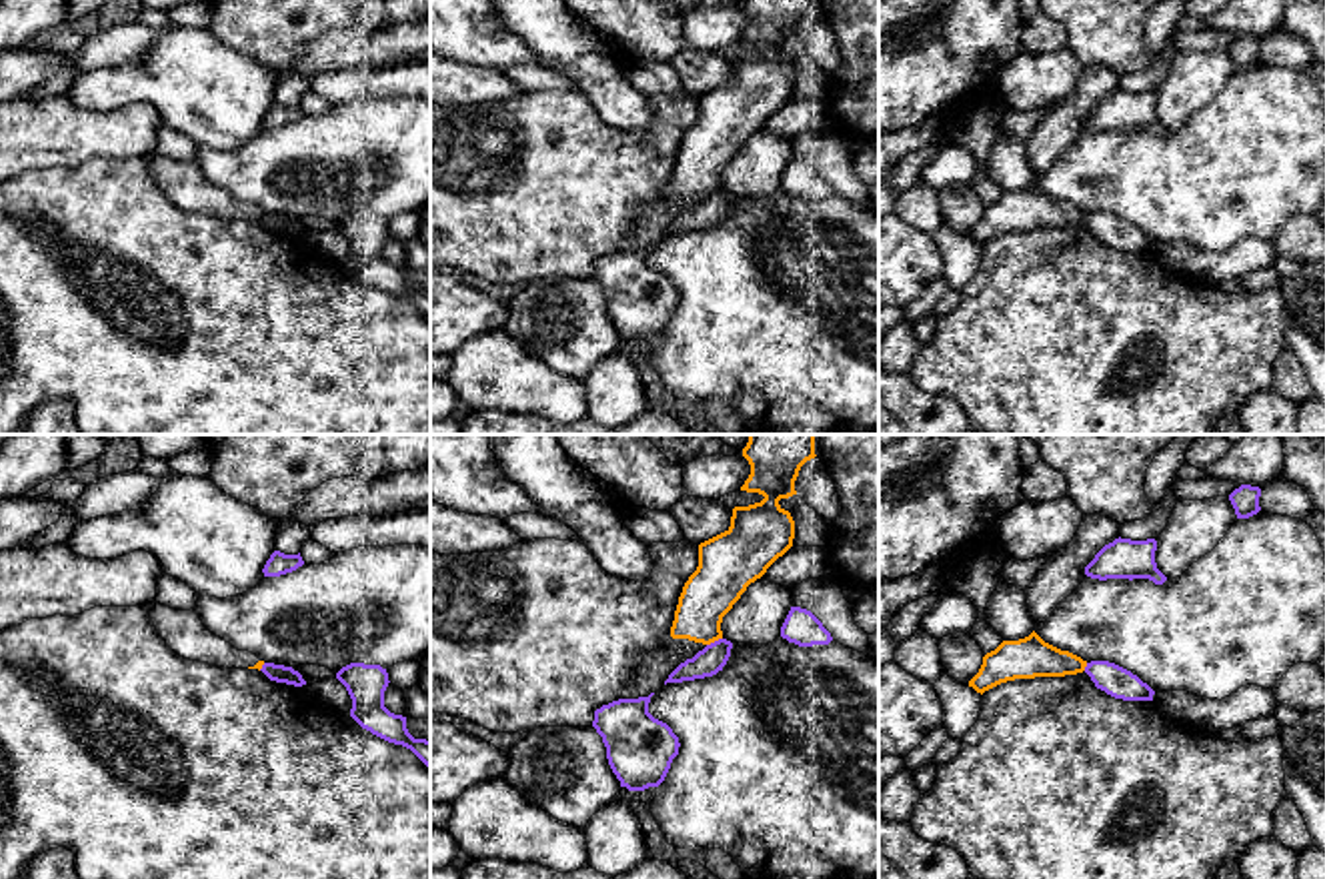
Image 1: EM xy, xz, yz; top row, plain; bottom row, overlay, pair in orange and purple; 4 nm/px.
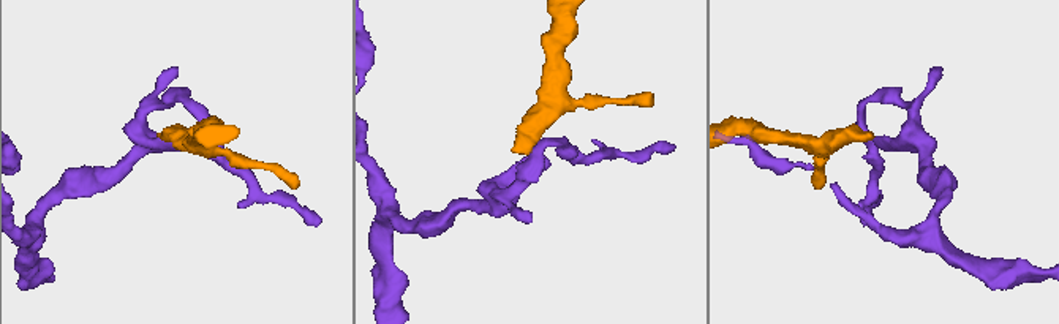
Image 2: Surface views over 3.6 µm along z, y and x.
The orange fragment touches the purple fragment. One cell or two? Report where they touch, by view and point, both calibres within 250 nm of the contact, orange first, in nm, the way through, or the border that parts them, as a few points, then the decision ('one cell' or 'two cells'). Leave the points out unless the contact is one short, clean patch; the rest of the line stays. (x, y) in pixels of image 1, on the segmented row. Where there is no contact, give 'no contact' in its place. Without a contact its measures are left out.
contact xz (713, 641); calibres 200 and 110 nm; border xz (721, 637), (707, 645); two cells

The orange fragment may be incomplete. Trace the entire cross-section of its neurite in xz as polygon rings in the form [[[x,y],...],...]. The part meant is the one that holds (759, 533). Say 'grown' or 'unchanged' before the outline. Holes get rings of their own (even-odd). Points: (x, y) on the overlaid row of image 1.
grown; [[[749,434],[743,457],[751,475],[741,491],[765,499],[735,507],[731,527],[699,545],[699,567],[679,597],[671,639],[642,657],[620,699],[656,693],[681,663],[723,639],[723,617],[793,547],[795,521],[779,501],[797,495],[801,467],[817,457],[815,434]]]

